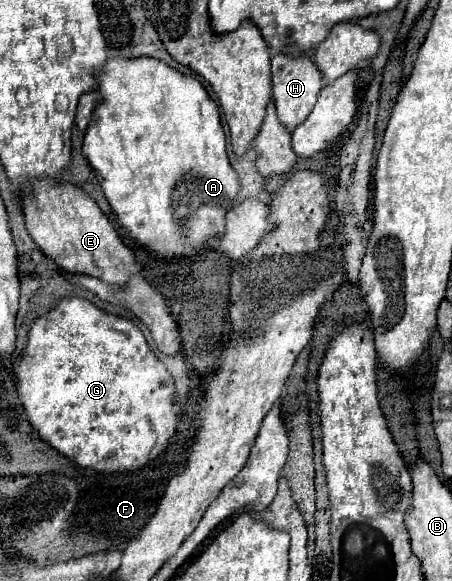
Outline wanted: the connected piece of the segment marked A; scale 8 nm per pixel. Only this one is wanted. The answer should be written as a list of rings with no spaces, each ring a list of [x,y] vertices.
[[[114,56],[110,58],[104,68],[98,72],[96,76],[98,82],[98,92],[104,96],[104,102],[98,104],[96,108],[96,114],[92,116],[92,122],[86,130],[86,136],[84,136],[84,146],[82,146],[82,152],[84,156],[88,158],[92,170],[96,172],[96,178],[98,178],[98,184],[102,186],[102,192],[112,208],[112,212],[116,214],[118,218],[118,224],[120,228],[136,242],[140,244],[144,250],[150,250],[154,258],[158,260],[186,260],[190,256],[194,256],[196,252],[200,252],[202,248],[208,248],[208,240],[216,238],[216,236],[222,236],[224,234],[224,216],[228,212],[228,208],[234,204],[234,198],[238,196],[240,192],[240,180],[238,180],[238,174],[234,172],[234,168],[230,166],[228,162],[228,154],[226,154],[226,136],[224,136],[224,130],[222,130],[222,124],[218,128],[218,106],[216,102],[208,96],[208,92],[204,90],[204,86],[192,78],[192,76],[184,76],[180,74],[178,70],[170,68],[166,62],[160,62],[160,60],[154,60],[154,58],[122,58],[122,56]]]

